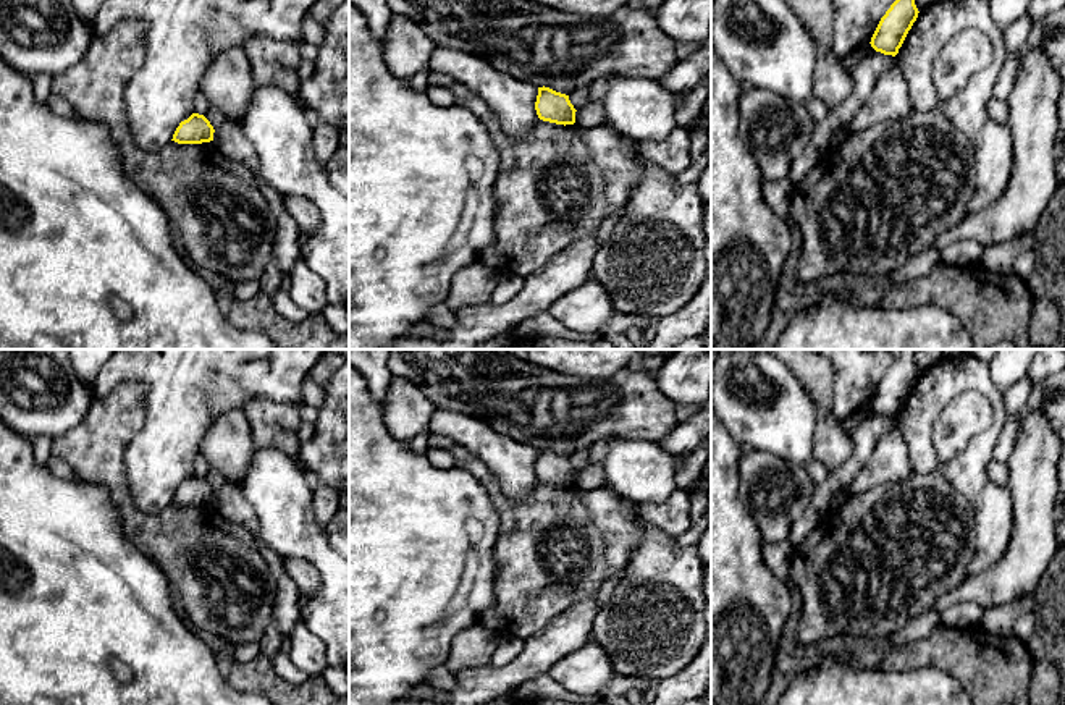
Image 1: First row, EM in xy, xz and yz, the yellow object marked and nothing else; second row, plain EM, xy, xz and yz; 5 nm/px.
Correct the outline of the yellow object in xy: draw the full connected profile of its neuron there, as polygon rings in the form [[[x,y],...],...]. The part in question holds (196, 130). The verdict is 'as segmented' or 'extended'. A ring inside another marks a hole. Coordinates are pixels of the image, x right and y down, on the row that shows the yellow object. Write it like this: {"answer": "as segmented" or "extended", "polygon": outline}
{"answer": "as segmented", "polygon": [[[192,113],[179,123],[171,141],[178,144],[202,144],[213,141],[213,133],[213,126],[204,115]]]}

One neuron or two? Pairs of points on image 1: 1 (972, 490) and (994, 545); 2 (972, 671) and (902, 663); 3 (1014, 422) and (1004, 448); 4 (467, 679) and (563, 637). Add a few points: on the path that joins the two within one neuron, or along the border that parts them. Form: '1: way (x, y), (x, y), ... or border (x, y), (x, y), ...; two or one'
1: way (985, 503), (993, 511), (994, 532); one
2: way (954, 657), (920, 657); one
3: way (1010, 429), (1006, 442); one
4: way (492, 679), (505, 679), (538, 655); one

